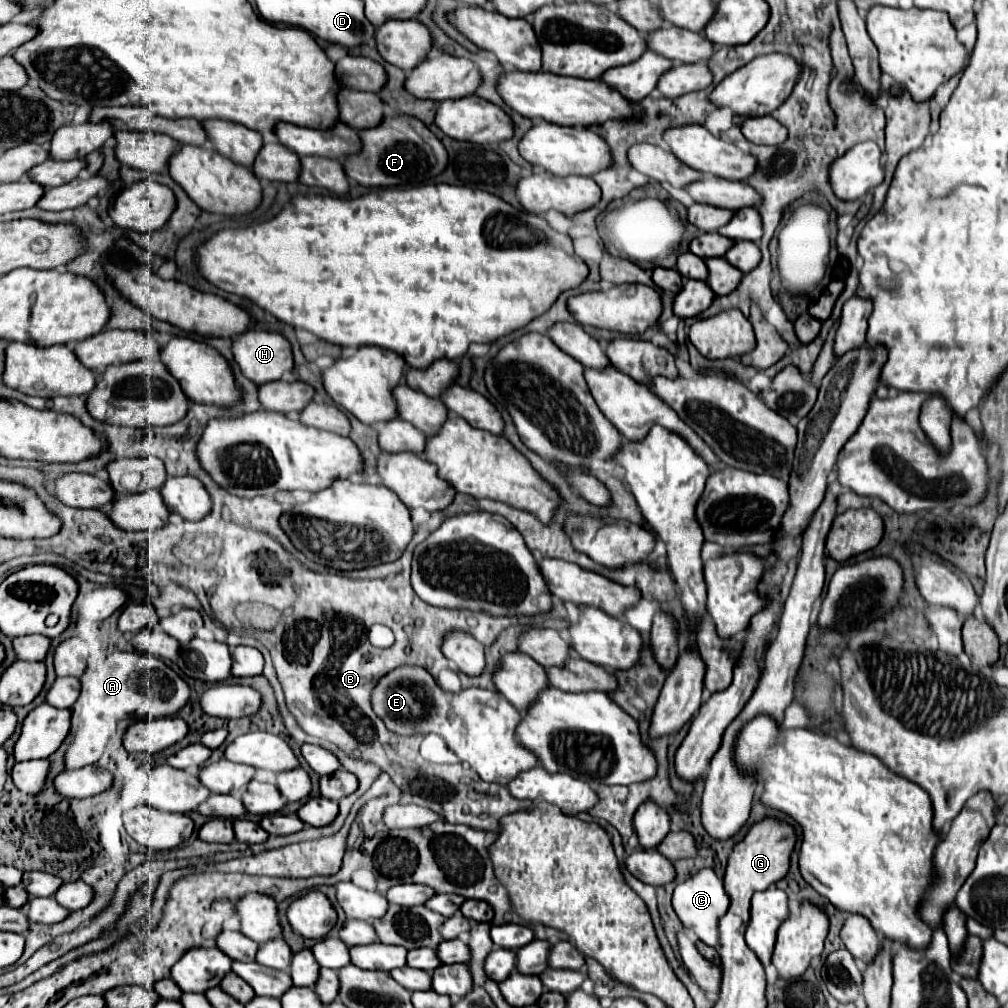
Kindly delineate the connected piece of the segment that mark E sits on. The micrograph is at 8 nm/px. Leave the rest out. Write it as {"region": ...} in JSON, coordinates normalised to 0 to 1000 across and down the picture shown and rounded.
{"region":[[[401,661],[375,677],[369,688],[369,700],[389,726],[435,726],[442,734],[444,742],[454,752],[464,756],[466,762],[470,762],[482,776],[502,780],[516,766],[528,764],[536,758],[534,750],[512,734],[512,720],[516,718],[518,710],[496,687],[464,683],[452,690],[446,690],[421,663]]]}

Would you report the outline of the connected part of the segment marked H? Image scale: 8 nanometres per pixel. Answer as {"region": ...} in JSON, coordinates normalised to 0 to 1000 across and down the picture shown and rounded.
{"region":[[[246,327],[232,335],[230,349],[240,371],[252,381],[280,377],[292,367],[290,341],[276,329]]]}

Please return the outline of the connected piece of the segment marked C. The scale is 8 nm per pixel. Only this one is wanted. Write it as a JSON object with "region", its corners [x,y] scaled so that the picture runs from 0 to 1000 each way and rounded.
{"region":[[[704,861],[694,863],[687,871],[677,875],[675,879],[671,879],[669,889],[667,889],[669,905],[675,911],[675,915],[679,917],[679,921],[687,923],[696,935],[700,935],[706,940],[714,938],[714,935],[712,935],[712,913],[720,907],[722,897],[724,897],[724,893],[722,893],[722,887],[718,885],[716,873]]]}

